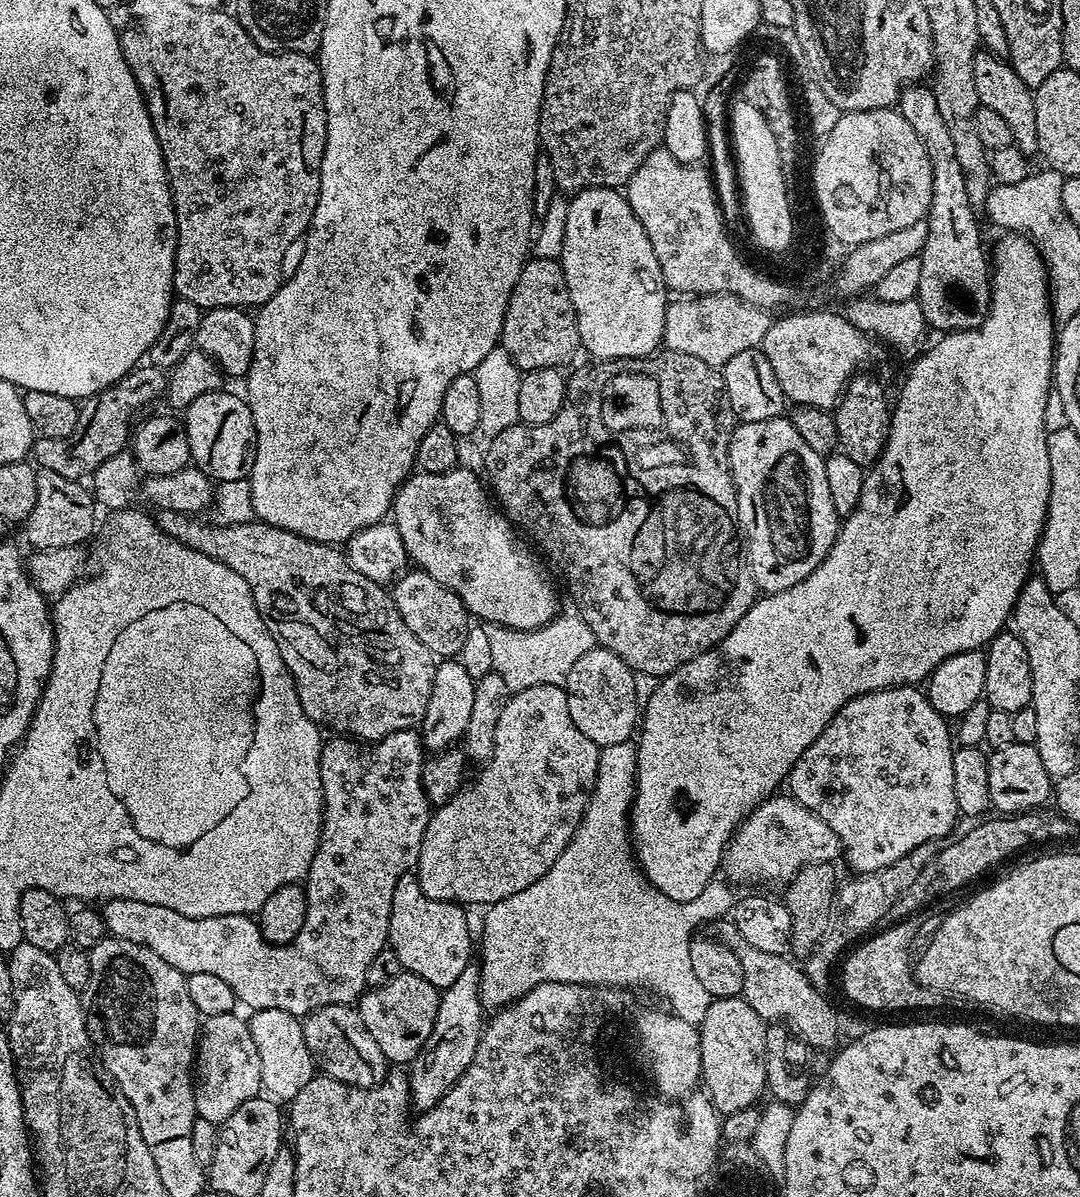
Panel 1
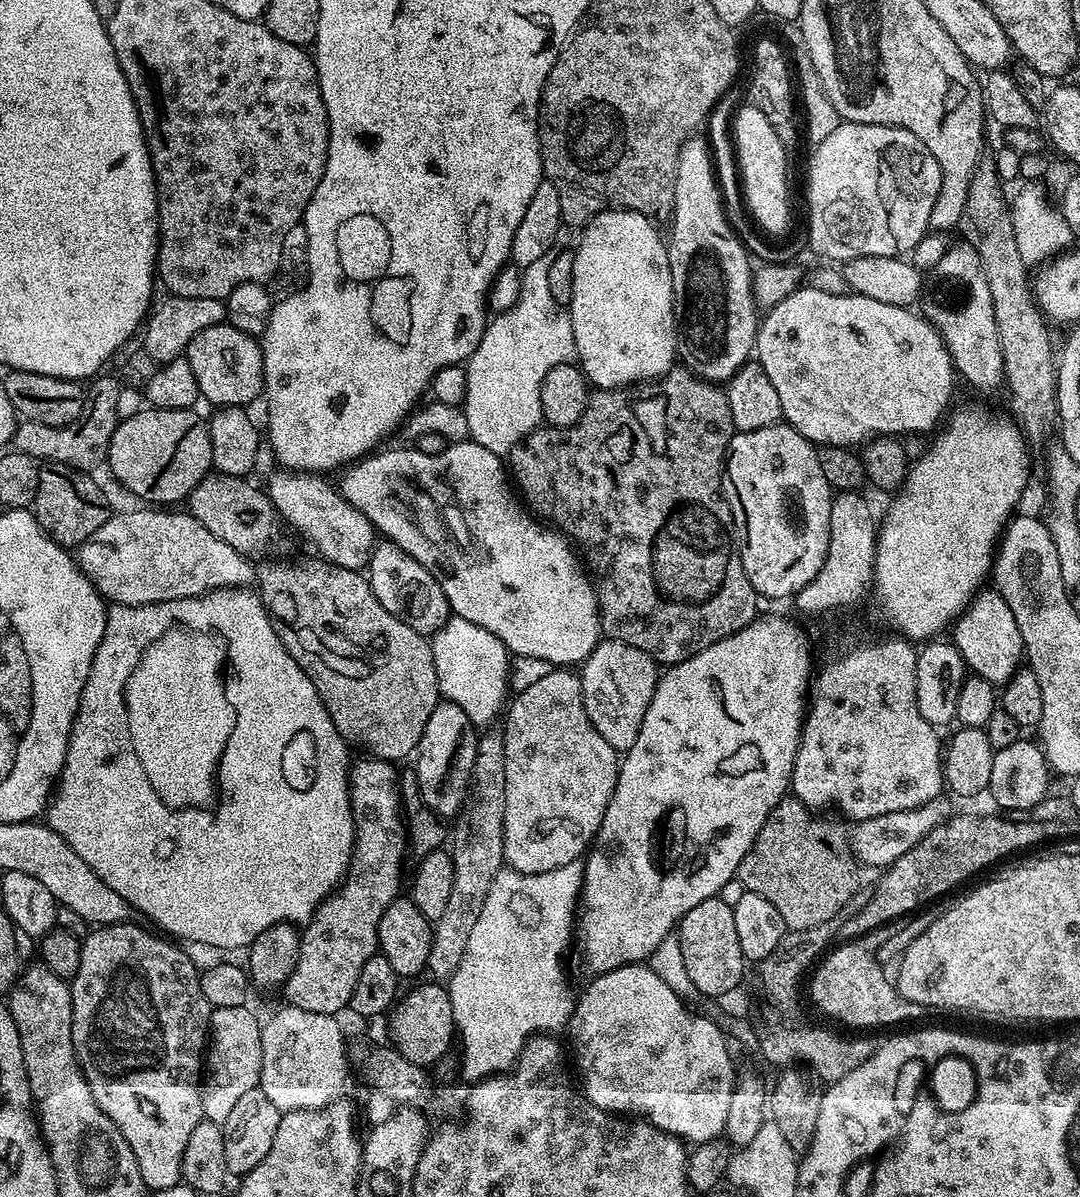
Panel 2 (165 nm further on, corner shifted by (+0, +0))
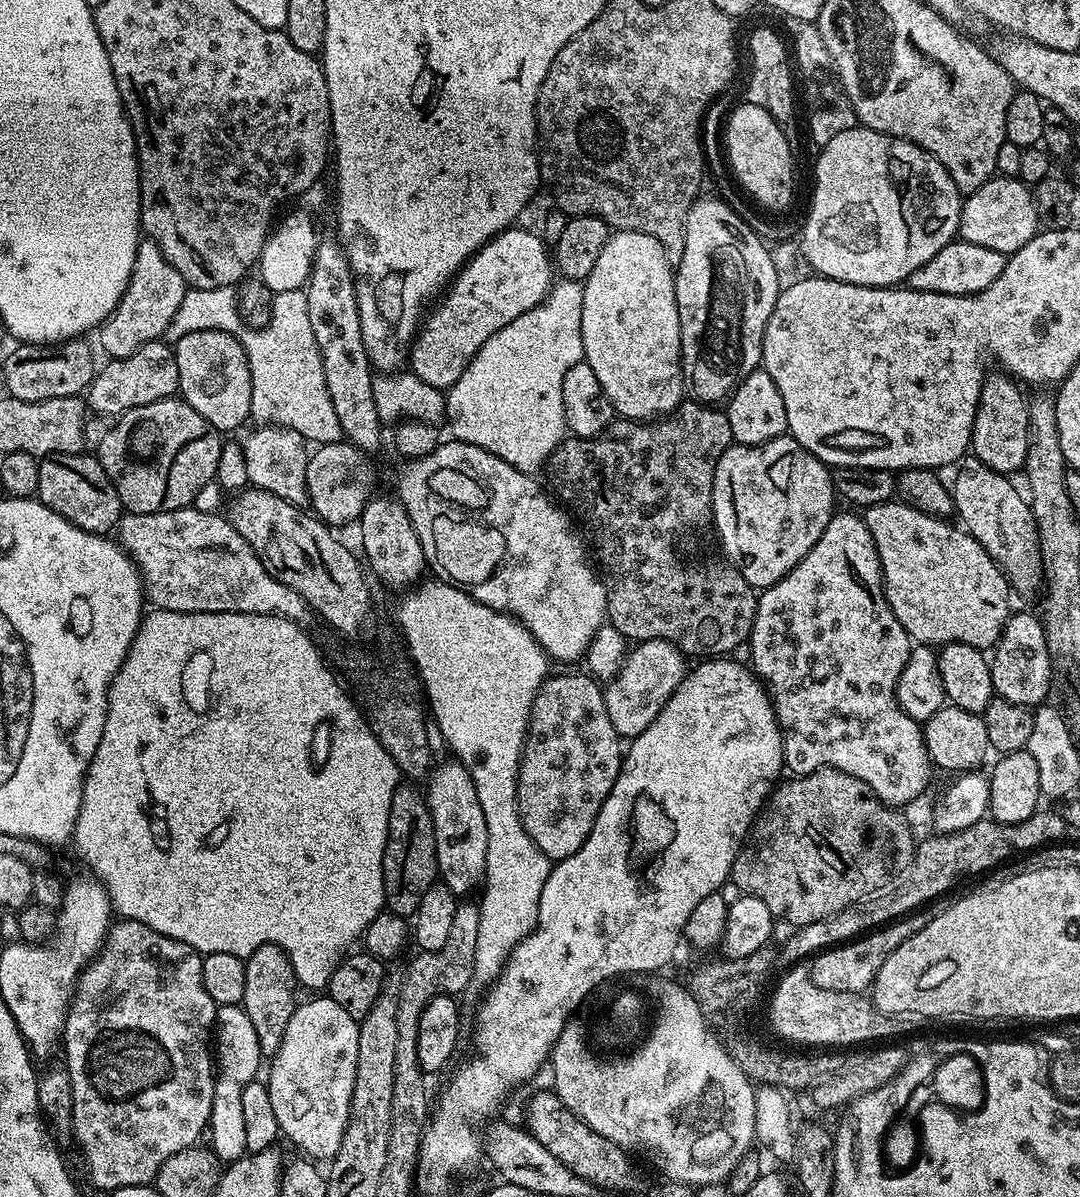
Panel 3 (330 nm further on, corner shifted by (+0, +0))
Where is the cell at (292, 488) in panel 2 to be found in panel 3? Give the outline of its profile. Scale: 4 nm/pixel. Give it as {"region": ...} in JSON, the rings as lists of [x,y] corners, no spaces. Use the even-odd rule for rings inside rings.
{"region":[[[256,426],[253,429],[253,432],[242,440],[249,485],[261,488],[291,504],[307,505],[306,466],[310,452],[309,449],[304,449],[304,436],[292,428]]]}

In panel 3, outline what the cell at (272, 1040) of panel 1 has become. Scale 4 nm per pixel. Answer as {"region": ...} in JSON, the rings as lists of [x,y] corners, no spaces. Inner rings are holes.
{"region":[[[327,994],[317,996],[320,996],[317,1000],[308,1000],[305,1004],[304,1001],[297,1003],[294,1014],[286,1026],[286,1034],[282,1034],[282,1046],[278,1046],[276,1055],[271,1057],[270,1064],[272,1064],[272,1069],[268,1072],[266,1083],[270,1094],[270,1106],[274,1106],[274,1118],[278,1118],[278,1126],[283,1139],[286,1138],[297,1144],[305,1152],[301,1152],[305,1157],[311,1158],[316,1162],[321,1162],[320,1160],[328,1162],[336,1155],[338,1146],[342,1142],[342,1134],[346,1130],[346,1122],[350,1118],[350,1098],[354,1094],[354,1074],[358,1066],[358,1030],[360,1025],[350,1014],[346,1014],[346,1010],[342,1010],[342,1006],[338,1006],[338,1002],[334,1002],[331,996]]]}

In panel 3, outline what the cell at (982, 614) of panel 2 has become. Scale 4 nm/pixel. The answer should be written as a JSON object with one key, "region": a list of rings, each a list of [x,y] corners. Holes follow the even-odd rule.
{"region":[[[903,502],[876,504],[873,508],[867,509],[863,513],[863,517],[866,526],[870,530],[874,546],[876,547],[876,553],[880,559],[880,579],[884,581],[884,597],[886,598],[886,602],[890,606],[894,618],[898,618],[898,622],[902,622],[902,626],[908,631],[909,637],[913,641],[929,646],[965,644],[966,646],[974,646],[981,650],[991,649],[999,642],[999,638],[1003,634],[1004,624],[1010,615],[1010,608],[1008,608],[1008,596],[1010,597],[1008,579],[1004,577],[1003,568],[994,562],[991,554],[970,533],[964,531],[963,527],[957,526],[955,523],[953,523],[954,525],[948,524],[952,522],[949,522],[947,519],[930,513],[919,512],[918,510],[914,510],[912,505]]]}

